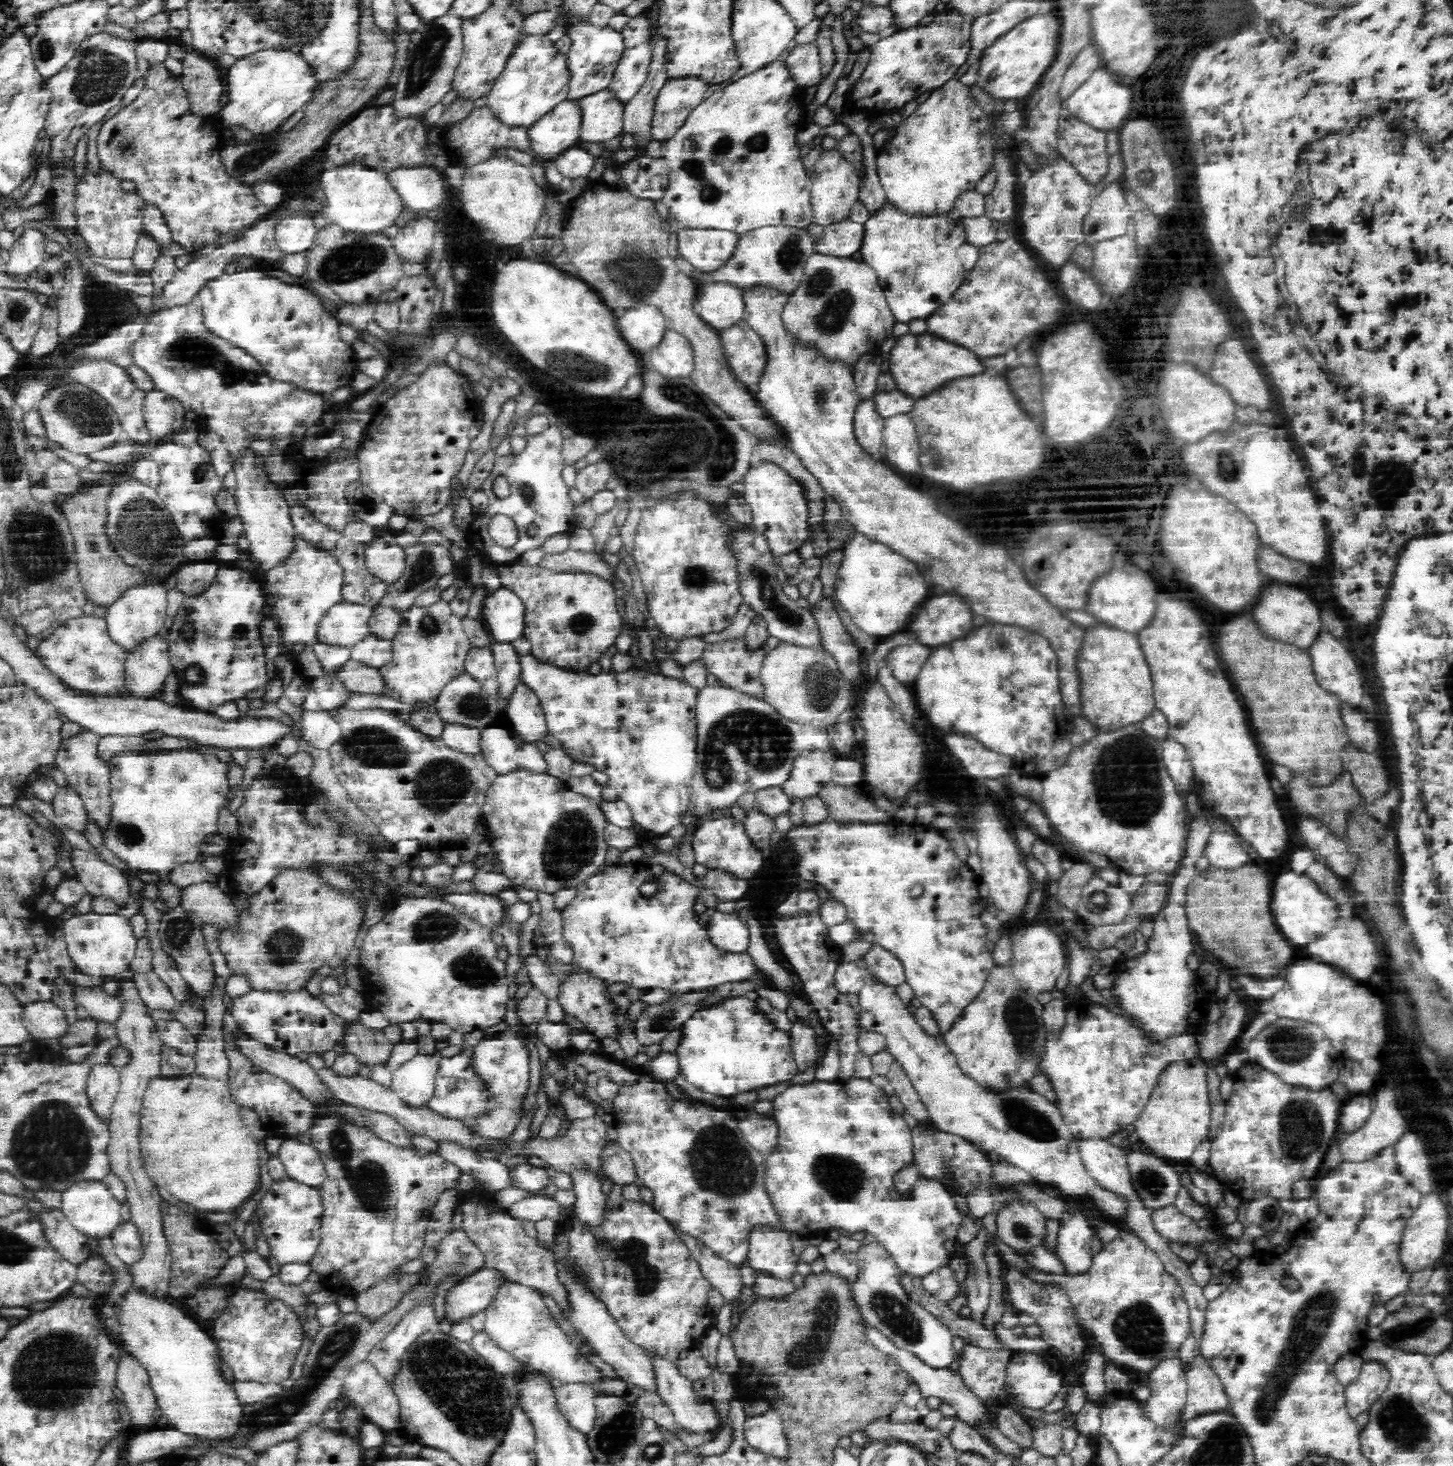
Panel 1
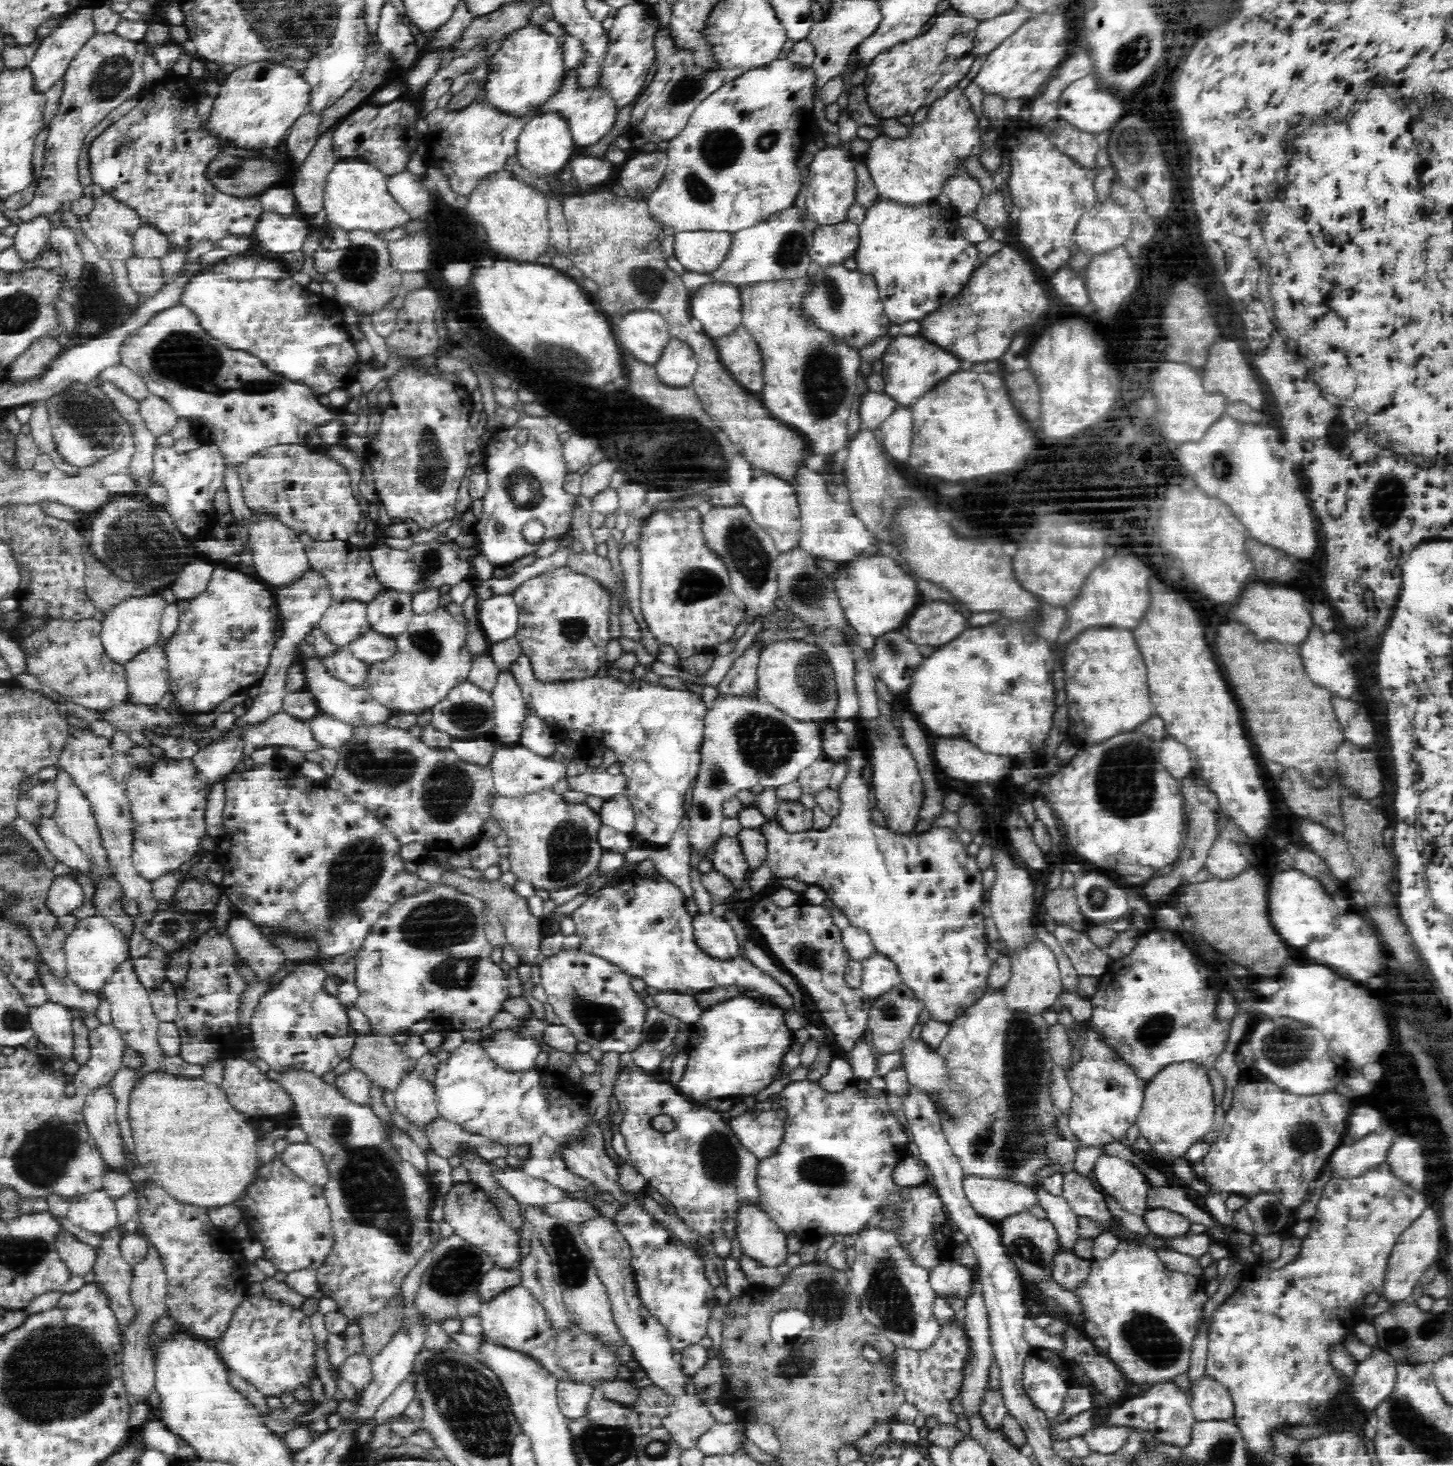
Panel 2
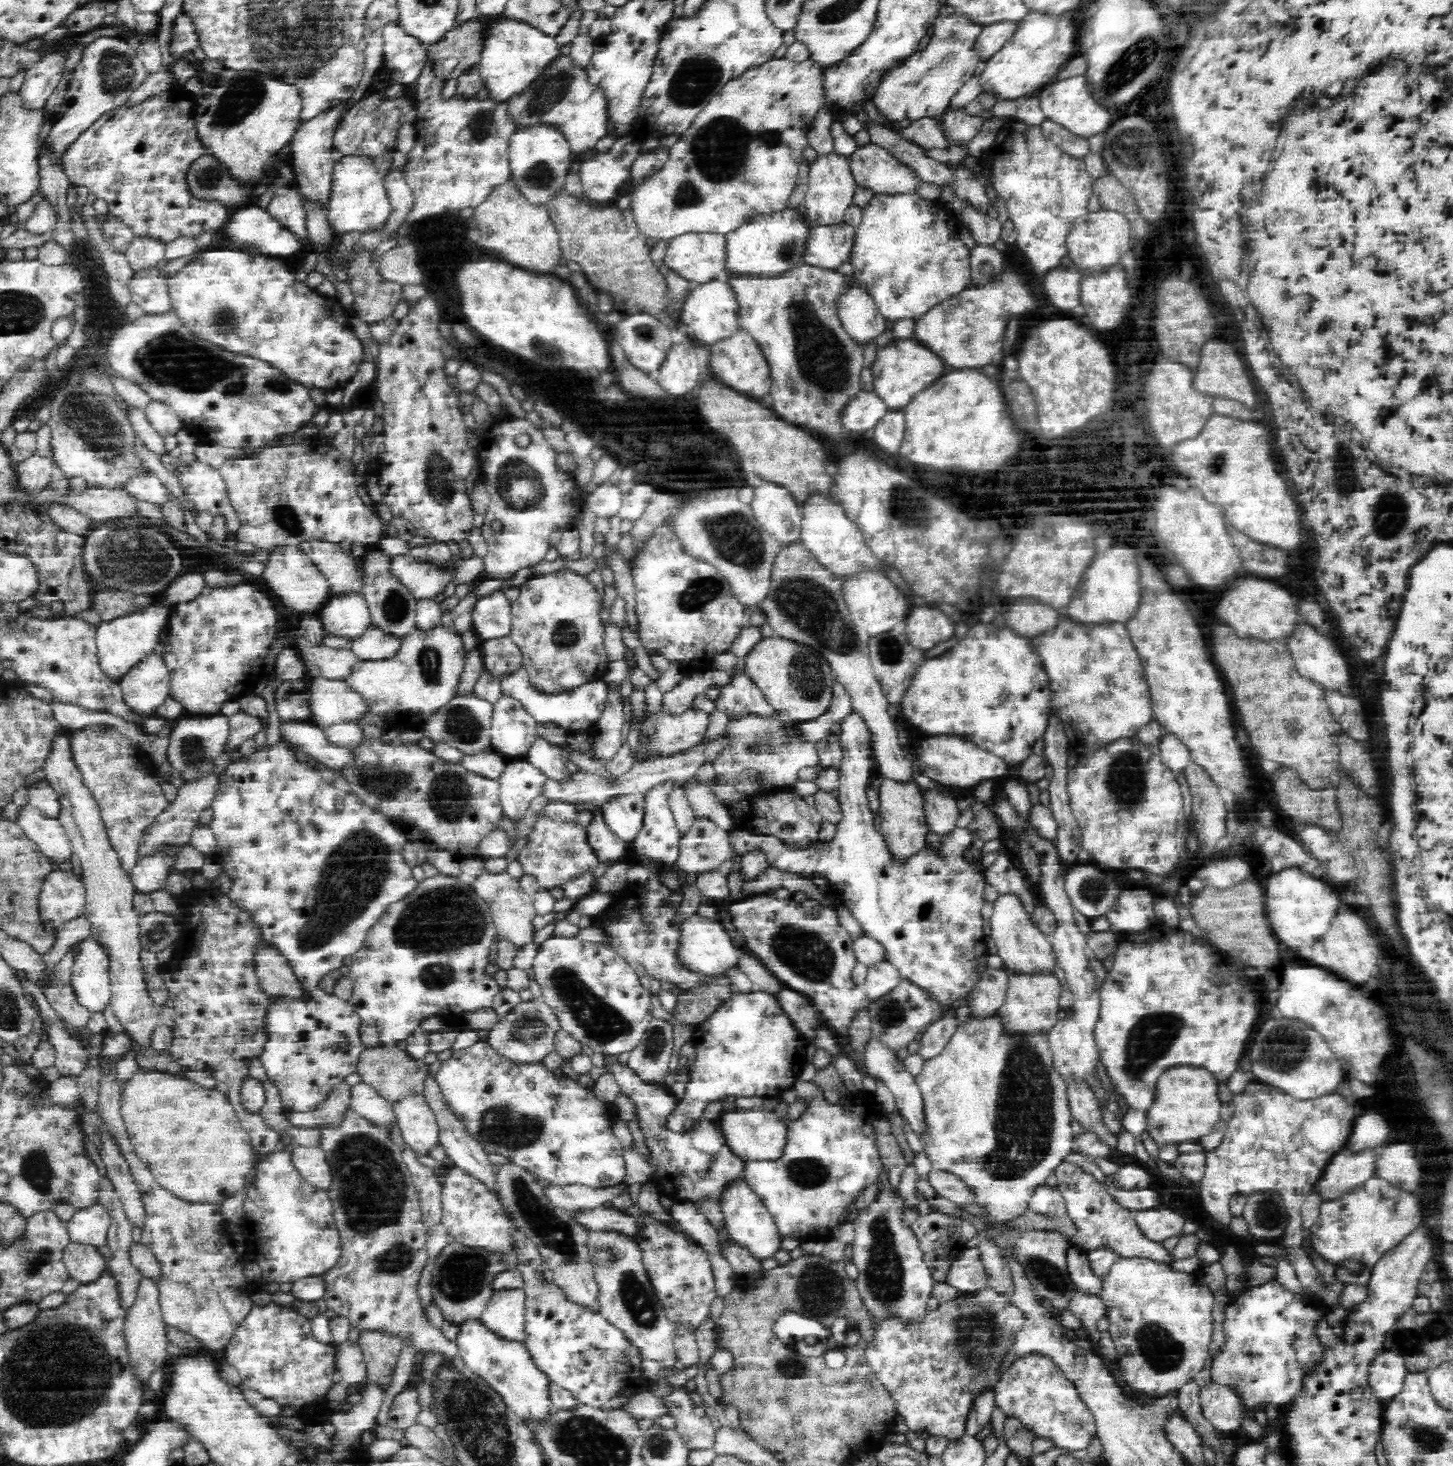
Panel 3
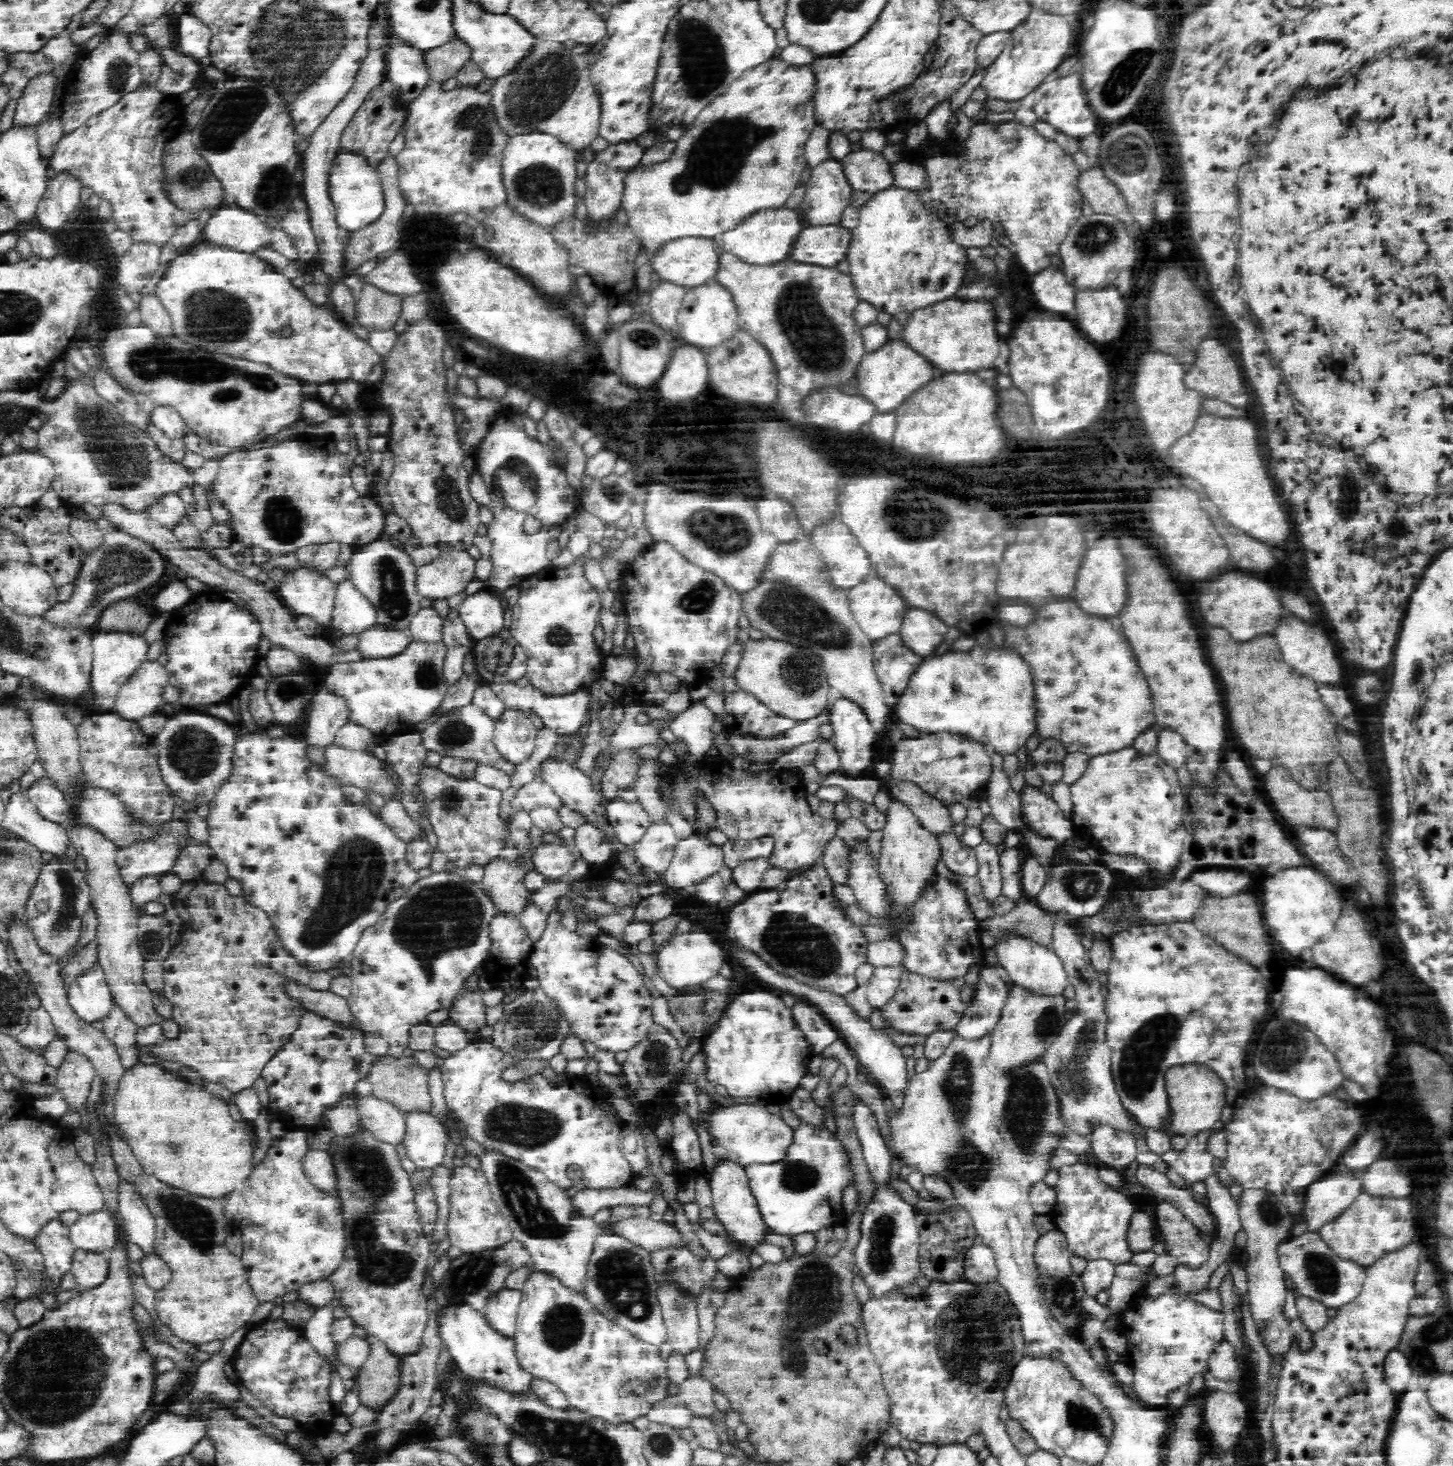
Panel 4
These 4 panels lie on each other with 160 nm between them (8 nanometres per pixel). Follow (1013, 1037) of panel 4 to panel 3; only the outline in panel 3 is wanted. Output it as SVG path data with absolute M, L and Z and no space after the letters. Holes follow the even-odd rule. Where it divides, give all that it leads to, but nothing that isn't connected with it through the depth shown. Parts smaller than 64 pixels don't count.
M1052 969L1033 973L1010 972L1006 998L999 1010L1002 1025L1010 1034L1042 1032L1048 1035L1050 1028L1058 1022L1058 1012L1062 1010L1059 1007L1061 993L1060 982Z

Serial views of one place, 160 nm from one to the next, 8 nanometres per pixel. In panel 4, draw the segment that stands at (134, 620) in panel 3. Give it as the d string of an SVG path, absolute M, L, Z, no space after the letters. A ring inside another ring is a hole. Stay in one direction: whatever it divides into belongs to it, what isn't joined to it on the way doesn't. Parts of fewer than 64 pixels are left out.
M96 629L93 632L92 688L96 694L96 702L90 704L89 712L112 712L120 688L128 682L134 671L147 661L148 642L144 633L128 631L106 632Z

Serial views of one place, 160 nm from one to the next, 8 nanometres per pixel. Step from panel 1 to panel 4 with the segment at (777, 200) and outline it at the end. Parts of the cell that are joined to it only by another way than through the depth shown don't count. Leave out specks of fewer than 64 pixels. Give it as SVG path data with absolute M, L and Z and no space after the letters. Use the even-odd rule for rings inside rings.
M774 58L743 72L710 104L703 108L683 132L683 135L675 141L675 149L669 160L660 162L650 167L640 167L638 164L626 178L624 178L624 192L621 198L621 208L628 215L628 225L634 234L642 241L642 246L649 258L667 242L684 237L709 238L713 239L718 234L734 230L745 218L756 214L758 211L784 208L786 200L794 188L800 183L800 174L806 168L805 142L808 140L812 129L817 125L814 118L814 94L817 92L817 80L814 76L814 69L811 65L790 65L781 59Z

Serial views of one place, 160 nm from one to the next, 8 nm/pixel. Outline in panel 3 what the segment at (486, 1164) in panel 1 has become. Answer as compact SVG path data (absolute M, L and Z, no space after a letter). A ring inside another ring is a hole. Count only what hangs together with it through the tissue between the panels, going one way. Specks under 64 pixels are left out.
M620 1183L608 1188L588 1188L583 1184L543 1186L542 1192L547 1201L564 1211L581 1211L593 1209L612 1200L623 1188L625 1183Z

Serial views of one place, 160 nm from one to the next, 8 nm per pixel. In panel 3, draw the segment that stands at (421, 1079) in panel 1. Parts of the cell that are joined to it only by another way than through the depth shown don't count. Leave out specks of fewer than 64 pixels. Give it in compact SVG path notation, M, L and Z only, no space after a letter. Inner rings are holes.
M410 1093L389 1103L395 1114L402 1138L418 1156L426 1155L439 1143L437 1118L423 1093Z

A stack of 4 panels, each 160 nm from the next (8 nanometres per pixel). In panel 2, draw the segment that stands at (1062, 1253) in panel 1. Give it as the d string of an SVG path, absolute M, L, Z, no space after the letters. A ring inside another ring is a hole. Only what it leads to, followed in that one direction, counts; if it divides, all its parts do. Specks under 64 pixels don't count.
M1037 1186L1036 1193L1038 1193L1038 1204L1046 1212L1046 1219L1056 1229L1060 1251L1074 1252L1080 1240L1079 1216L1069 1207L1064 1196L1052 1196L1039 1186Z

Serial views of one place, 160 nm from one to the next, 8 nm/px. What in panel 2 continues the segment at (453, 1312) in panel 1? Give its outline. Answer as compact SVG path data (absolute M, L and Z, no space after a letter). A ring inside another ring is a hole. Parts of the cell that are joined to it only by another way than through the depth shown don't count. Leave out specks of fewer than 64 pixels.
M492 1268L486 1272L478 1281L475 1296L479 1303L489 1303L498 1293L504 1292L507 1288L521 1283L521 1273L519 1270L503 1270Z

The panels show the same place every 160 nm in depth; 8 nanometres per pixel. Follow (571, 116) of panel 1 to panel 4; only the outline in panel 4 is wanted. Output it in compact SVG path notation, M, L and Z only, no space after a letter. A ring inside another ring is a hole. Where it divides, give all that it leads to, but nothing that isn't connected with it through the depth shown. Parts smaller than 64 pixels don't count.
M545 132L517 134L510 137L503 152L502 173L508 204L551 230L564 215L576 210L578 197L574 194L577 178L576 151L568 148L559 138Z

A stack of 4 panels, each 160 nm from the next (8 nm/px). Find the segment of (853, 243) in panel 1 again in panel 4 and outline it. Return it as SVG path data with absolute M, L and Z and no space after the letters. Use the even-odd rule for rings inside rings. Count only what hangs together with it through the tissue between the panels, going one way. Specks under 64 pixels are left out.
M841 224L808 226L798 234L789 256L802 264L834 268L845 261L851 238L851 229Z

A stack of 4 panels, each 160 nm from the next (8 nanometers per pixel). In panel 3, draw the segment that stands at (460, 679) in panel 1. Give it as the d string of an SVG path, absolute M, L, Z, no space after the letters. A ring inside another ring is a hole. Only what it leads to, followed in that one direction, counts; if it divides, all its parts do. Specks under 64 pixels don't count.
M456 693L434 715L423 722L422 733L434 743L446 743L462 753L472 754L491 747L491 718L493 704L472 693Z

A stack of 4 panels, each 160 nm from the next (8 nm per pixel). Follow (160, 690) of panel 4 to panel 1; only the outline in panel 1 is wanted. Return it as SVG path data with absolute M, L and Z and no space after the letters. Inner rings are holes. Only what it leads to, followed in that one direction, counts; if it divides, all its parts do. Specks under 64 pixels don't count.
M159 635L147 639L134 646L125 661L125 685L140 698L161 689L173 669L167 641Z

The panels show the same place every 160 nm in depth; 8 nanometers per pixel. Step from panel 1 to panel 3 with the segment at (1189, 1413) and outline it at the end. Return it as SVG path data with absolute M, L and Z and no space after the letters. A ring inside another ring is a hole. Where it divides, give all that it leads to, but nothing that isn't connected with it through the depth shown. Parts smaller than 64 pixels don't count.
M1214 1381L1200 1389L1201 1411L1216 1431L1236 1433L1242 1424L1242 1405L1233 1390Z

